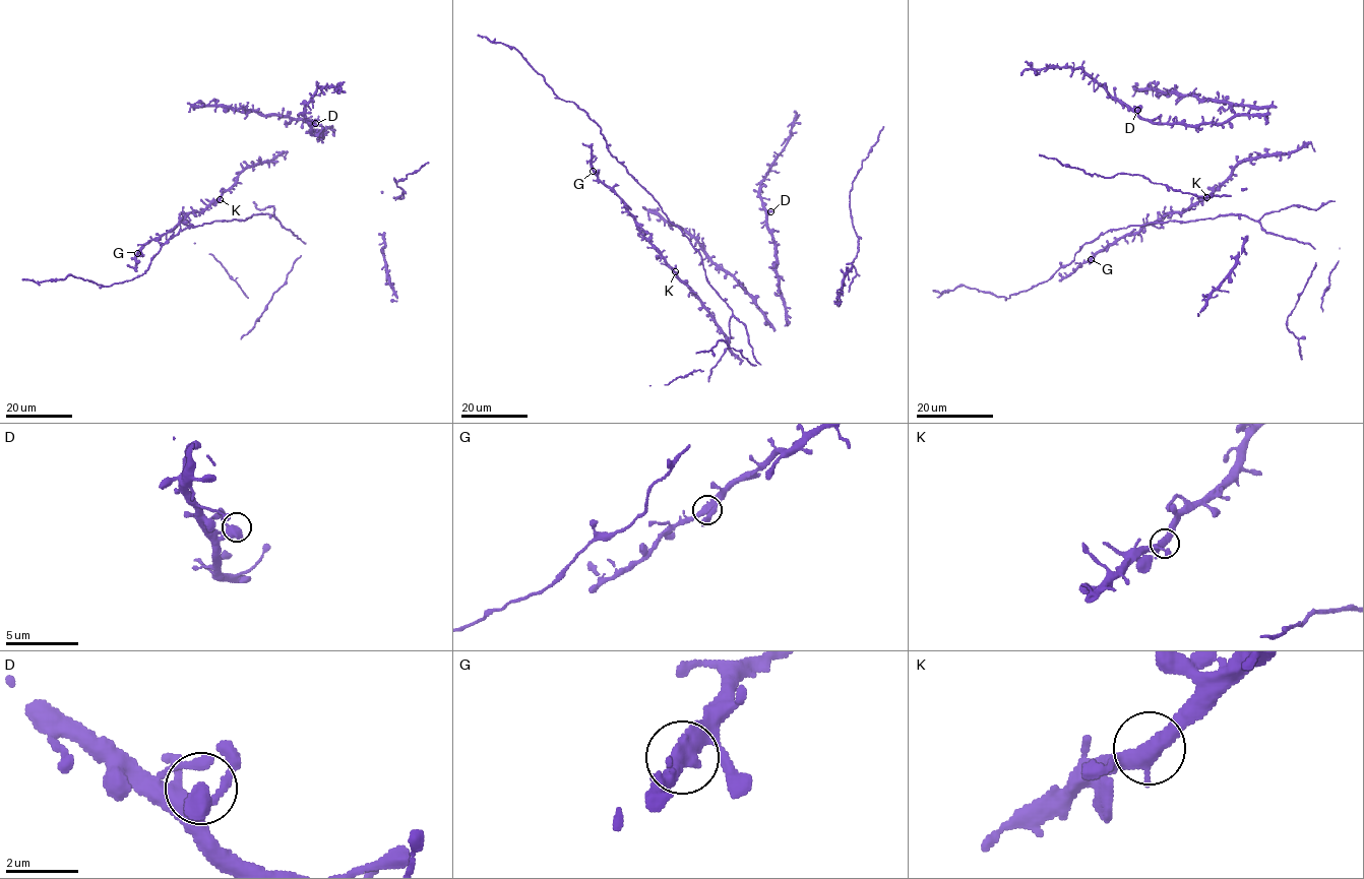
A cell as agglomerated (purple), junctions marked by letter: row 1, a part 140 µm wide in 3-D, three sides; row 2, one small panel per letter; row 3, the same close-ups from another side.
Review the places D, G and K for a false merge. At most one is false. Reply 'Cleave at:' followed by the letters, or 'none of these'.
Cleave at: none of these

